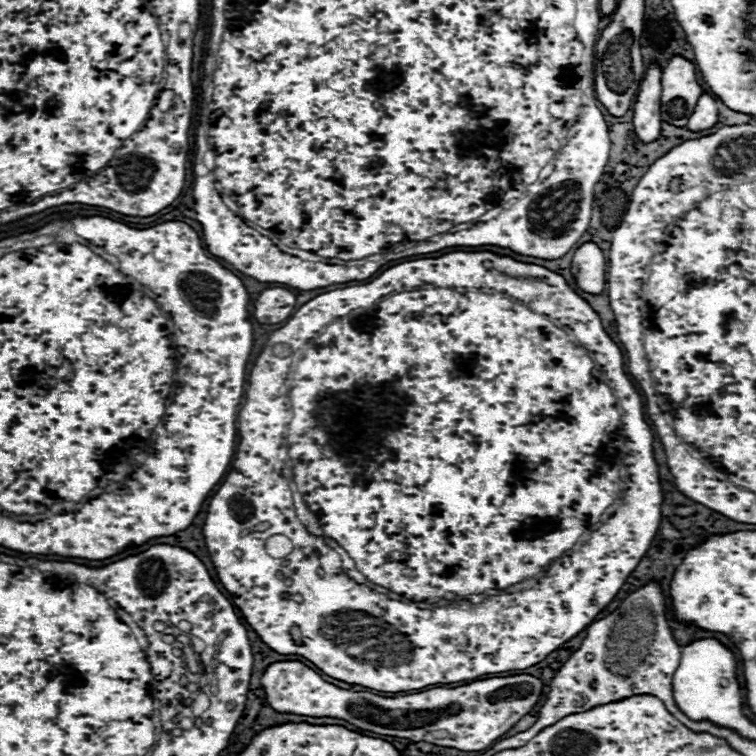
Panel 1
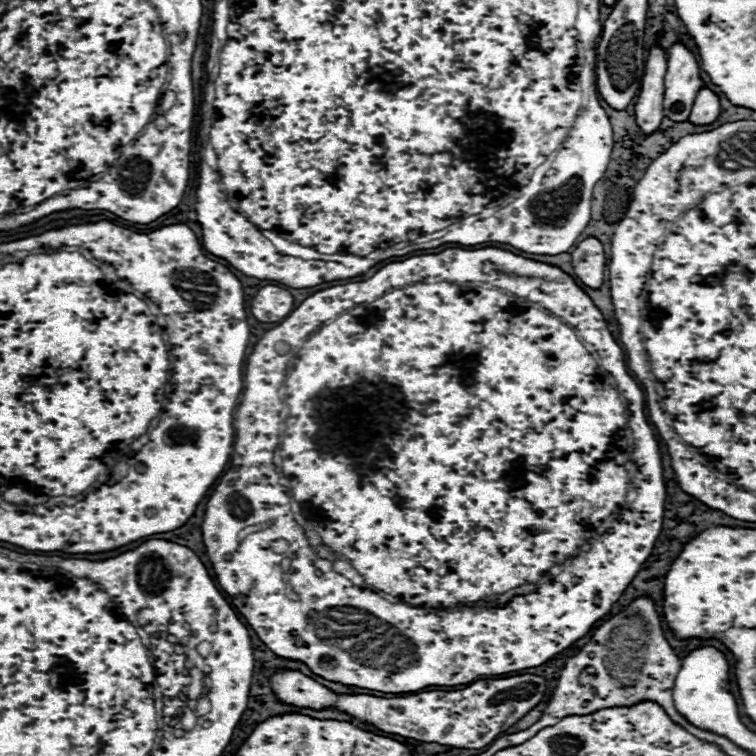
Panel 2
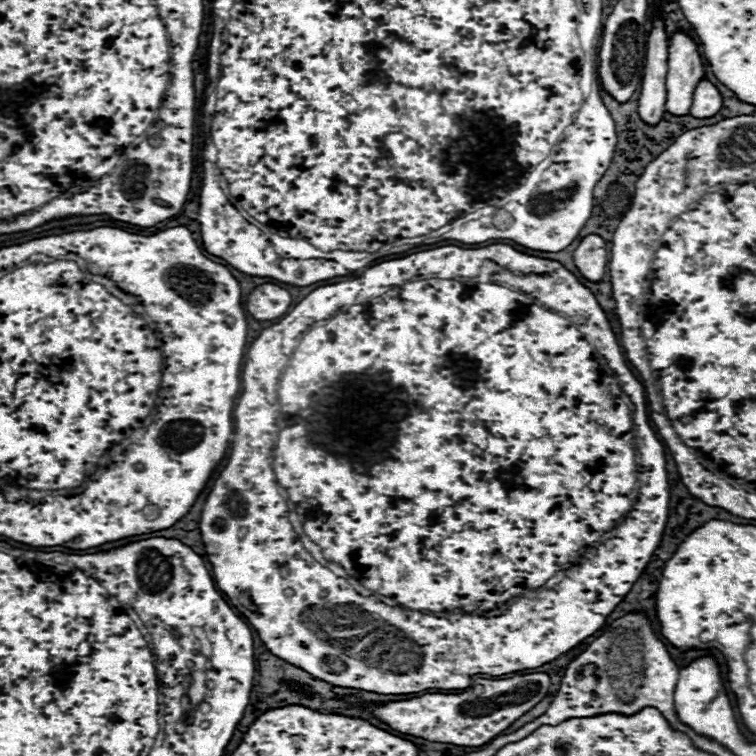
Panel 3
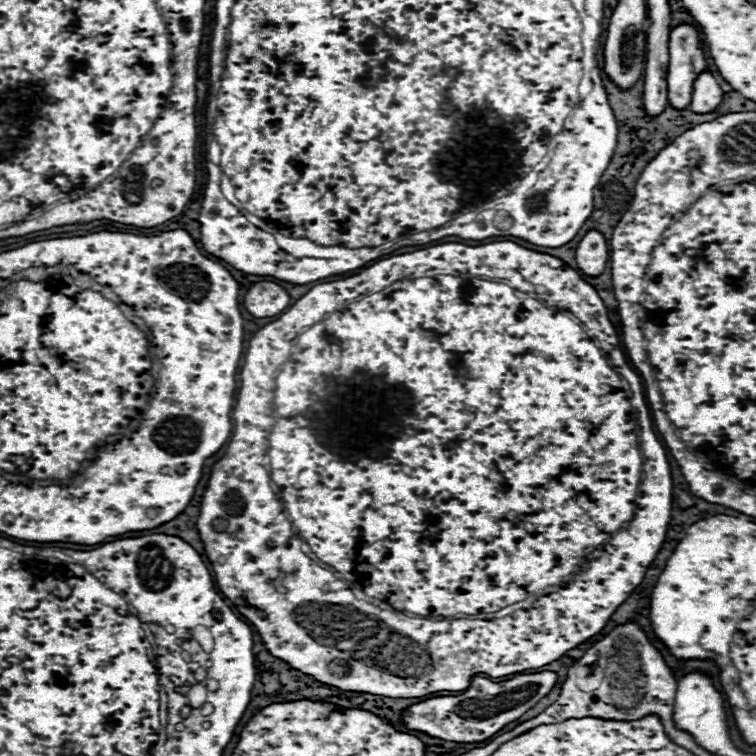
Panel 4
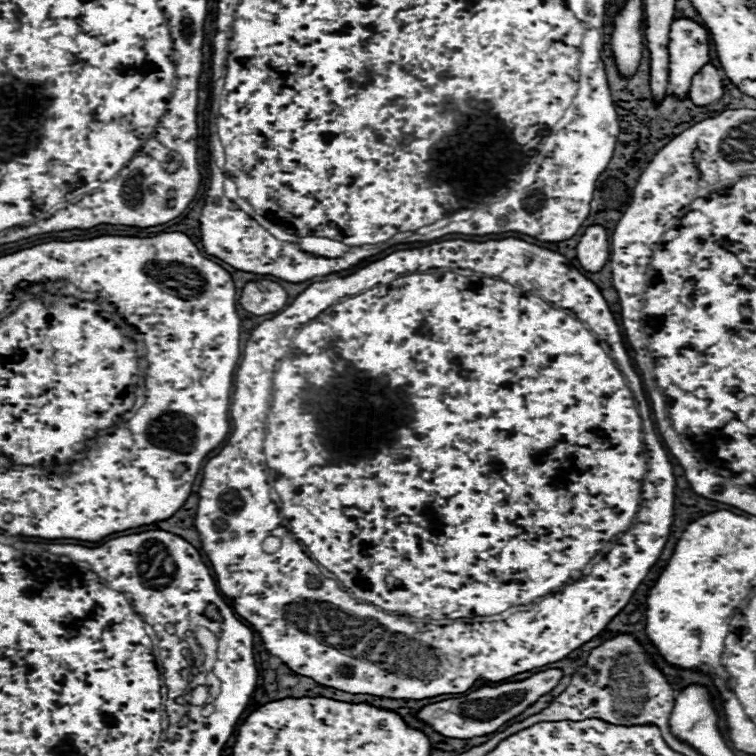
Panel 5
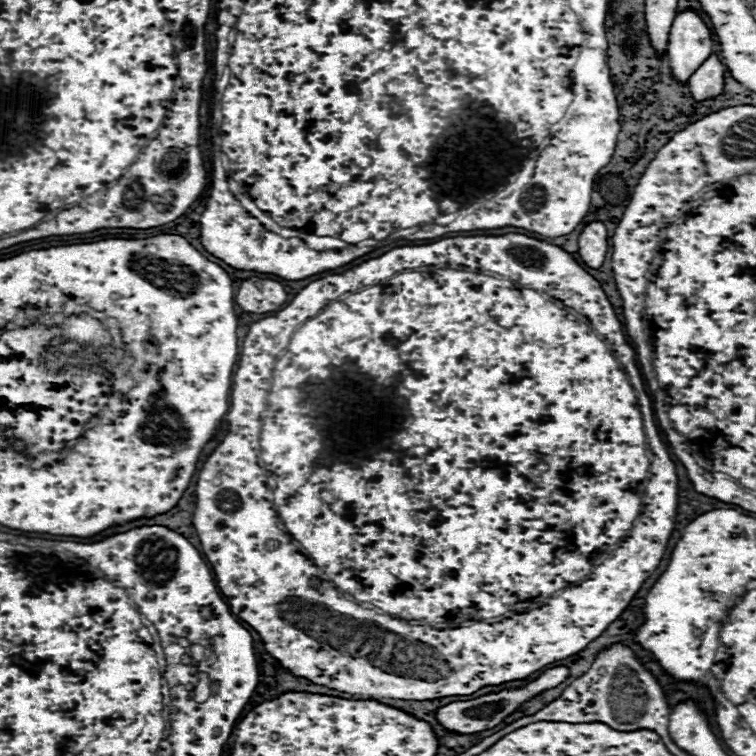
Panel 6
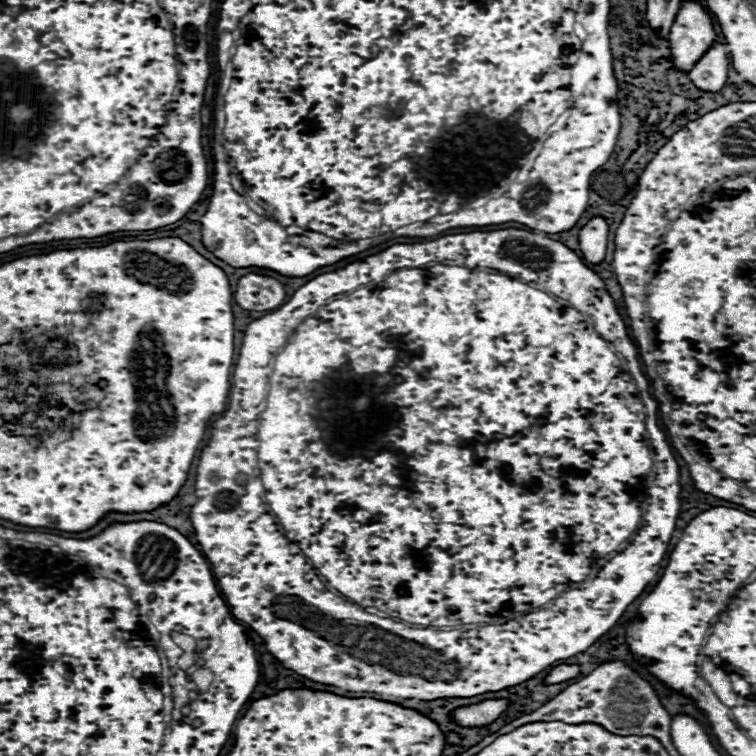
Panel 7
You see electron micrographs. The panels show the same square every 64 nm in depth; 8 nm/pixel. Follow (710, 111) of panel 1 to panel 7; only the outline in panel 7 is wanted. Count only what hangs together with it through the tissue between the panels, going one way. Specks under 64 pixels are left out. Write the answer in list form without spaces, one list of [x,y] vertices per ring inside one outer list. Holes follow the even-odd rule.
[[[714,42],[714,46],[702,56],[696,68],[690,70],[688,78],[702,92],[720,92],[728,78],[730,54],[724,50],[724,42]]]

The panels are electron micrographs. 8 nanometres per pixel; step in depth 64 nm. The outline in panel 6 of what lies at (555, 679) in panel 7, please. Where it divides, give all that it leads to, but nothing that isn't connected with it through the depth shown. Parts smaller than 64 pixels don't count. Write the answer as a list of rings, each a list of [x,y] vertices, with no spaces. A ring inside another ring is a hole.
[[[556,666],[556,668],[550,668],[546,672],[542,672],[536,680],[532,680],[530,684],[526,686],[520,686],[520,688],[506,688],[506,690],[500,690],[500,692],[492,692],[492,694],[484,694],[484,696],[476,696],[472,700],[460,700],[460,702],[450,702],[438,710],[434,710],[434,716],[438,720],[438,724],[448,730],[448,732],[454,732],[454,734],[476,734],[476,732],[484,732],[484,730],[490,730],[494,726],[498,726],[506,716],[510,716],[512,712],[516,712],[526,700],[534,698],[536,694],[544,692],[544,690],[550,690],[550,688],[556,688],[560,682],[564,682],[568,676],[568,668],[564,666]]]

